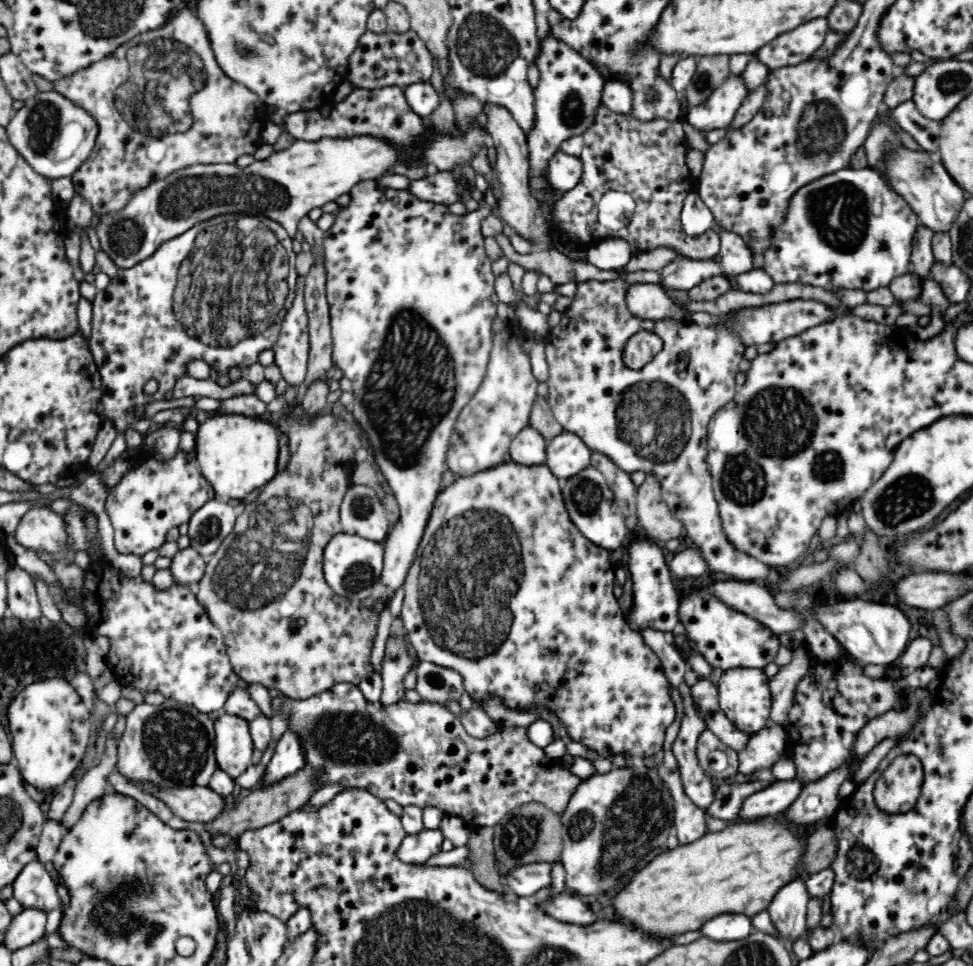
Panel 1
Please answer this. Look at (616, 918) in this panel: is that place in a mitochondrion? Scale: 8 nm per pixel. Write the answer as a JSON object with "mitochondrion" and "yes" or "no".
{"mitochondrion":"no"}

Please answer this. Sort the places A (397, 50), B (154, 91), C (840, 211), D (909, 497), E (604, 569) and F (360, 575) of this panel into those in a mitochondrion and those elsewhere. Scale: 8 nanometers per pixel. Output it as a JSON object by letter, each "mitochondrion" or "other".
{"A":"other","B":"mitochondrion","C":"mitochondrion","D":"mitochondrion","E":"other","F":"mitochondrion"}

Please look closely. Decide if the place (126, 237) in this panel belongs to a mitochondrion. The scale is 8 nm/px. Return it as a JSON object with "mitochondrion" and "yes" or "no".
{"mitochondrion":"yes"}

